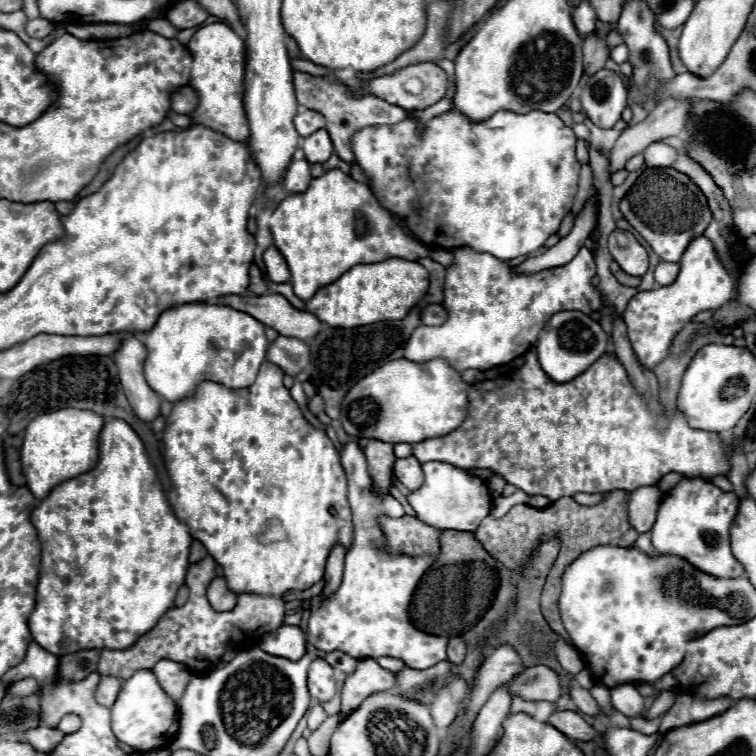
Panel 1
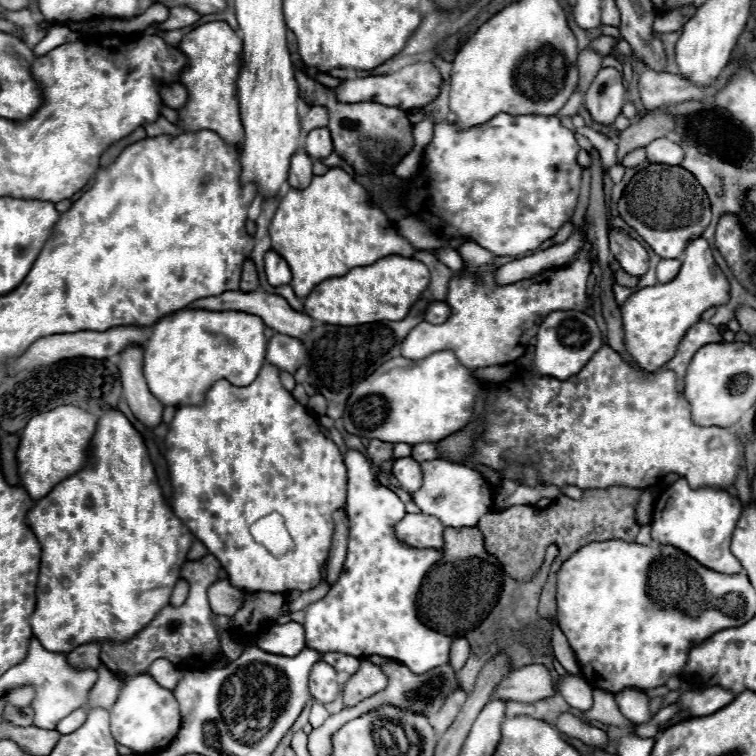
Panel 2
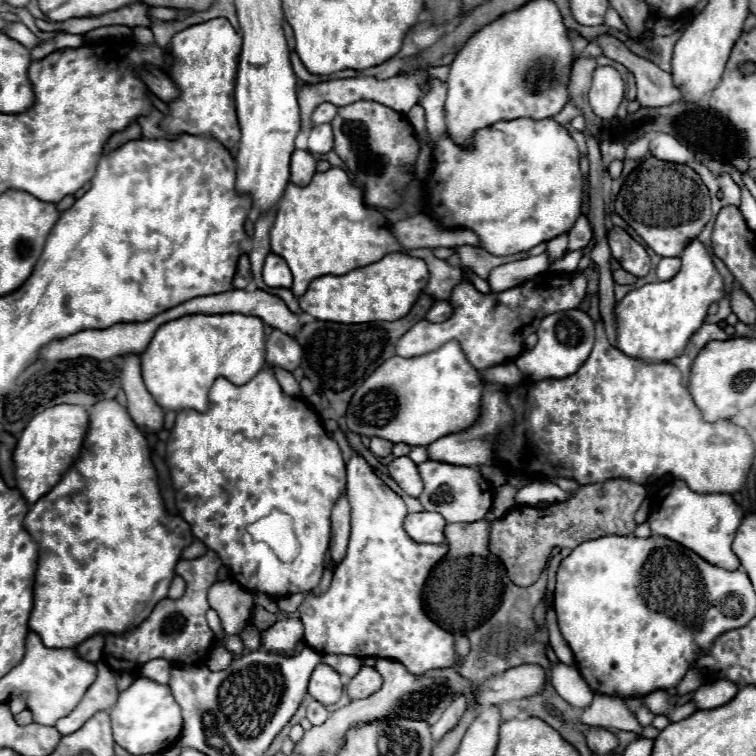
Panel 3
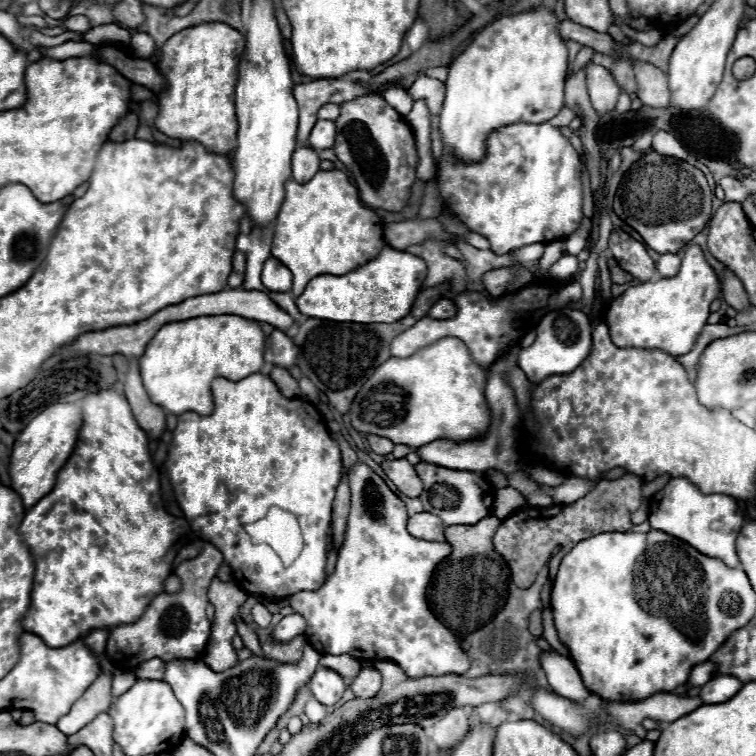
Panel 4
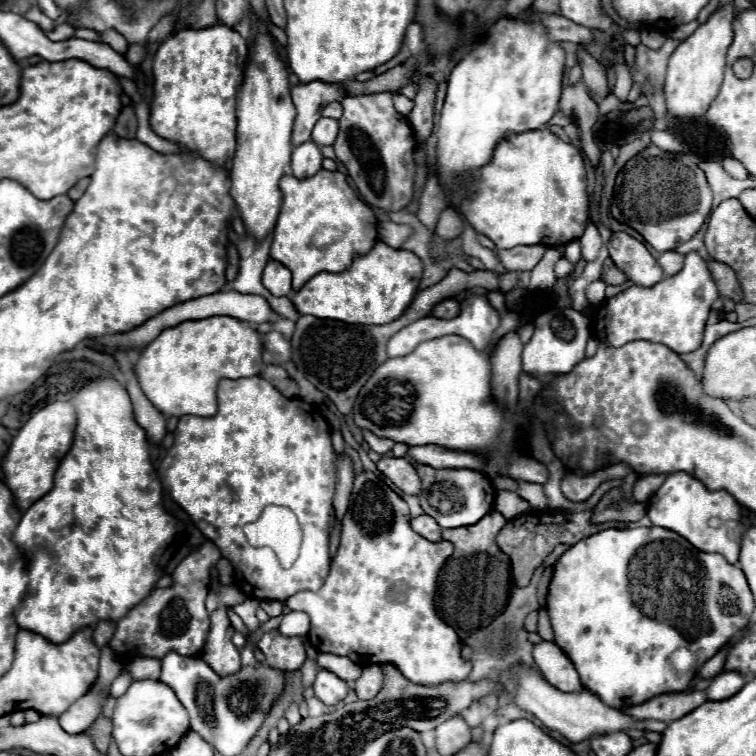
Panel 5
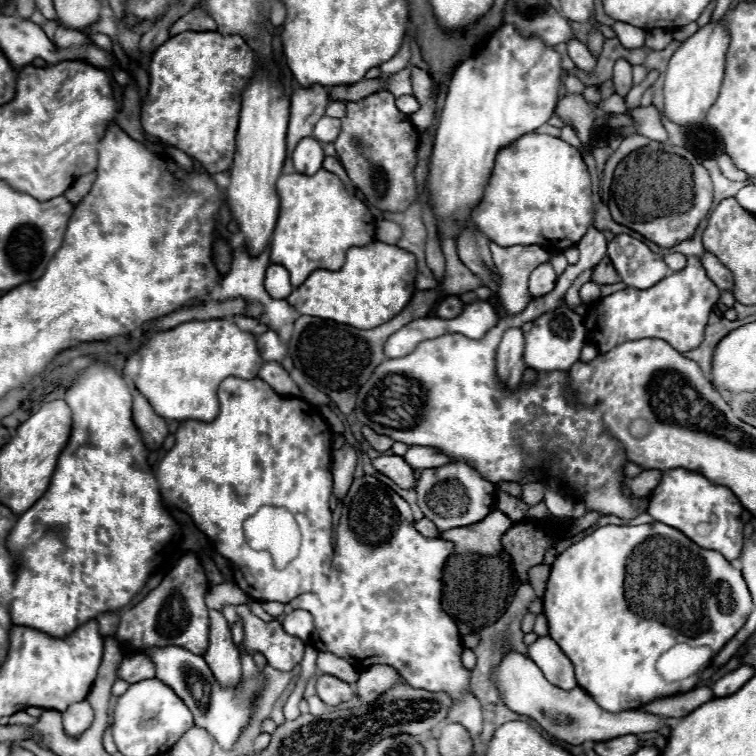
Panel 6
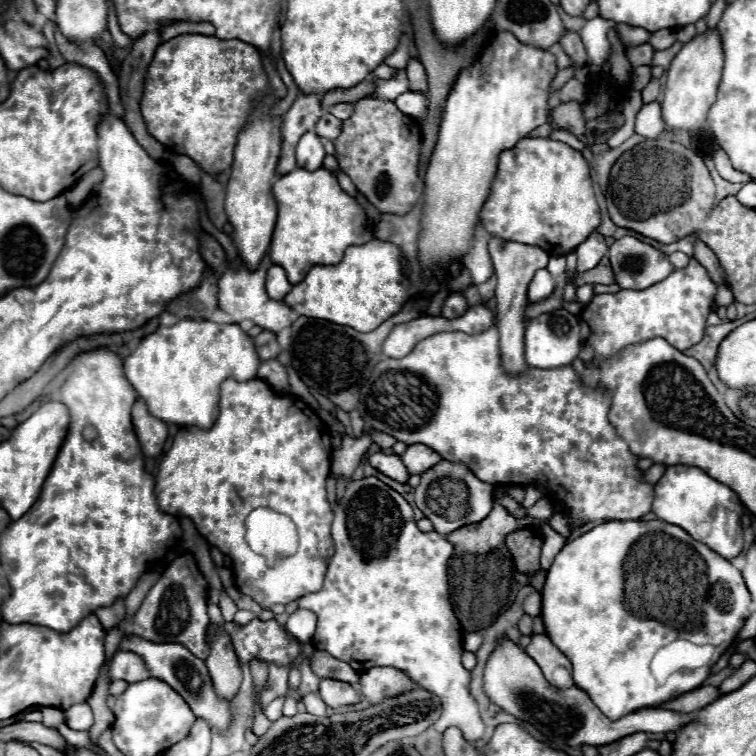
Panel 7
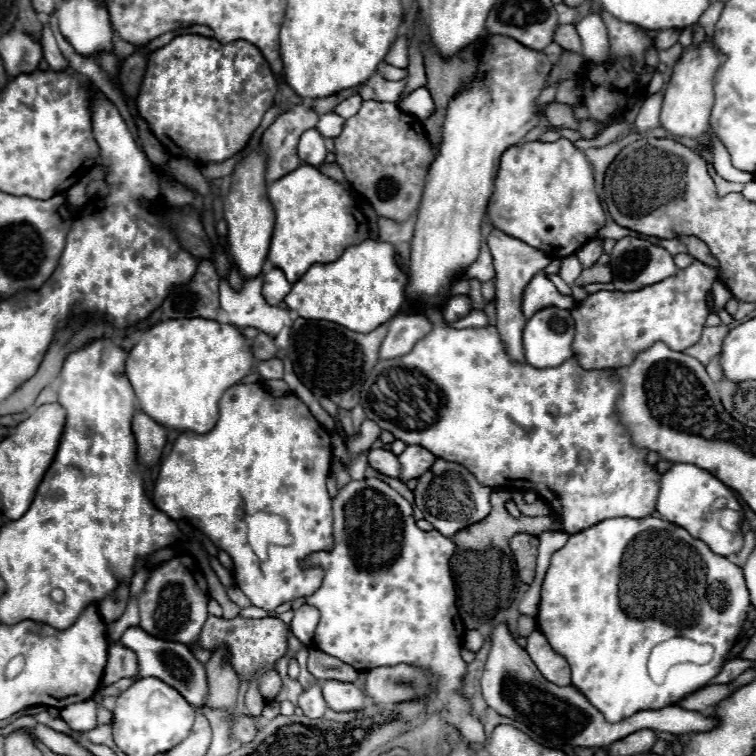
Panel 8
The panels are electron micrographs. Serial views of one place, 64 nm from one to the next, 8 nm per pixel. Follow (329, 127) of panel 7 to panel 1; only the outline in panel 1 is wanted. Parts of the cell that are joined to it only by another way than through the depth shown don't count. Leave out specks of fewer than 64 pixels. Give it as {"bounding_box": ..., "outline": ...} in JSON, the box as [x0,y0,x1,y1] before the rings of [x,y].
{"bounding_box":[302,130,334,164],"outline":[[[318,130],[312,136],[304,138],[302,150],[304,150],[304,158],[310,164],[324,164],[334,154],[334,148],[326,130]]]}

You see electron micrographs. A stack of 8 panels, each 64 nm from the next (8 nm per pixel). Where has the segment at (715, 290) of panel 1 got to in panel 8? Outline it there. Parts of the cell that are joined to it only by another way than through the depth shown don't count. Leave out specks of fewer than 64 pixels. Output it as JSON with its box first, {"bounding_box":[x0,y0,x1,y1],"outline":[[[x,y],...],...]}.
{"bounding_box":[572,260,716,370],"outline":[[[694,260],[688,268],[678,270],[674,278],[666,278],[636,292],[616,290],[590,294],[572,310],[576,320],[572,348],[580,366],[586,370],[626,366],[638,352],[646,350],[658,340],[666,342],[676,352],[694,346],[700,340],[706,316],[710,314],[708,294],[714,282],[716,272]]]}

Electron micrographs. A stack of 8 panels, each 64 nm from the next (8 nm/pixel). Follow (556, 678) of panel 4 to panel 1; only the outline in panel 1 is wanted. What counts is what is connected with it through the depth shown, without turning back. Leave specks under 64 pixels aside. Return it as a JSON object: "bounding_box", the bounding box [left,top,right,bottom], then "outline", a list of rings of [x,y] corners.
{"bounding_box":[570,688,600,716],"outline":[[[570,688],[570,698],[574,700],[574,704],[588,716],[598,716],[600,708],[594,702],[594,698],[590,696],[590,692],[586,688]]]}

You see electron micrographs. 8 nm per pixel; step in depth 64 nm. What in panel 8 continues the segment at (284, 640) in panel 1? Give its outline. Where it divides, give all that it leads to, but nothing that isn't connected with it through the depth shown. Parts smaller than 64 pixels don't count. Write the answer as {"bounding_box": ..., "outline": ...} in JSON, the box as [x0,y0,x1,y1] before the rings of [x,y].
{"bounding_box":[290,604,320,646],"outline":[[[304,604],[302,608],[298,608],[298,610],[294,612],[294,618],[292,618],[292,622],[290,622],[292,634],[294,634],[302,644],[310,646],[310,644],[312,644],[314,630],[316,630],[316,626],[318,626],[318,618],[320,618],[318,610]]]}

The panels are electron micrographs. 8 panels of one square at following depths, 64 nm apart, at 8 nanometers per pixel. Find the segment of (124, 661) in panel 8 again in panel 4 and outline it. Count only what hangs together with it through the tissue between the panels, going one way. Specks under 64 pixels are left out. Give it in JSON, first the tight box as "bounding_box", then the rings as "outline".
{"bounding_box":[136,658,166,680],"outline":[[[152,658],[150,662],[138,664],[136,676],[138,678],[148,678],[148,680],[162,680],[164,678],[164,670],[166,670],[166,662],[162,662],[160,658]]]}

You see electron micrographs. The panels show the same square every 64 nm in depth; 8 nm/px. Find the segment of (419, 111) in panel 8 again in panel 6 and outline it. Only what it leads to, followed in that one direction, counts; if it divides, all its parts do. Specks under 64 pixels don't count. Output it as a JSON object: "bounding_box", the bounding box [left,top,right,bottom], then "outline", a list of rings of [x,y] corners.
{"bounding_box":[396,96,418,114],"outline":[[[400,96],[400,98],[396,98],[396,106],[404,114],[414,114],[418,110],[418,102],[416,102],[414,96]]]}

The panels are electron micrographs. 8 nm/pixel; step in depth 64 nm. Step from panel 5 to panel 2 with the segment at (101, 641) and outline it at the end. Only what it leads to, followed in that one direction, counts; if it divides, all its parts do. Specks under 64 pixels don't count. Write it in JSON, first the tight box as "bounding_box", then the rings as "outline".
{"bounding_box":[66,644,100,670],"outline":[[[84,644],[72,650],[66,660],[76,670],[96,670],[100,666],[100,644]]]}

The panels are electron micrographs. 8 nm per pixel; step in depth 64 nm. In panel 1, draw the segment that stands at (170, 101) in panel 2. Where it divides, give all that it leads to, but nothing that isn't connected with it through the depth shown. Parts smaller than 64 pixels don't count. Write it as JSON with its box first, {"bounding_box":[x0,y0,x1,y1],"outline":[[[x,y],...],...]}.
{"bounding_box":[172,86,198,114],"outline":[[[190,86],[180,88],[172,96],[172,110],[178,114],[190,114],[196,110],[196,106],[198,106],[198,94]]]}

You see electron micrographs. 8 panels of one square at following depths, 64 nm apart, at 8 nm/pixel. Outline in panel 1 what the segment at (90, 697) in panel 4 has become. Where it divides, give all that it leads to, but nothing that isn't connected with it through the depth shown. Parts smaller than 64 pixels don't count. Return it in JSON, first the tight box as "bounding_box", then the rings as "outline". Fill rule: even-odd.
{"bounding_box":[58,676,122,734],"outline":[[[102,676],[98,688],[96,688],[96,700],[106,706],[106,708],[112,708],[112,704],[116,702],[118,698],[118,692],[120,692],[120,686],[122,682],[114,676]],[[68,714],[66,718],[60,720],[58,728],[60,728],[64,734],[72,734],[72,732],[76,732],[76,730],[80,728],[80,718],[78,718],[76,714]]]}

